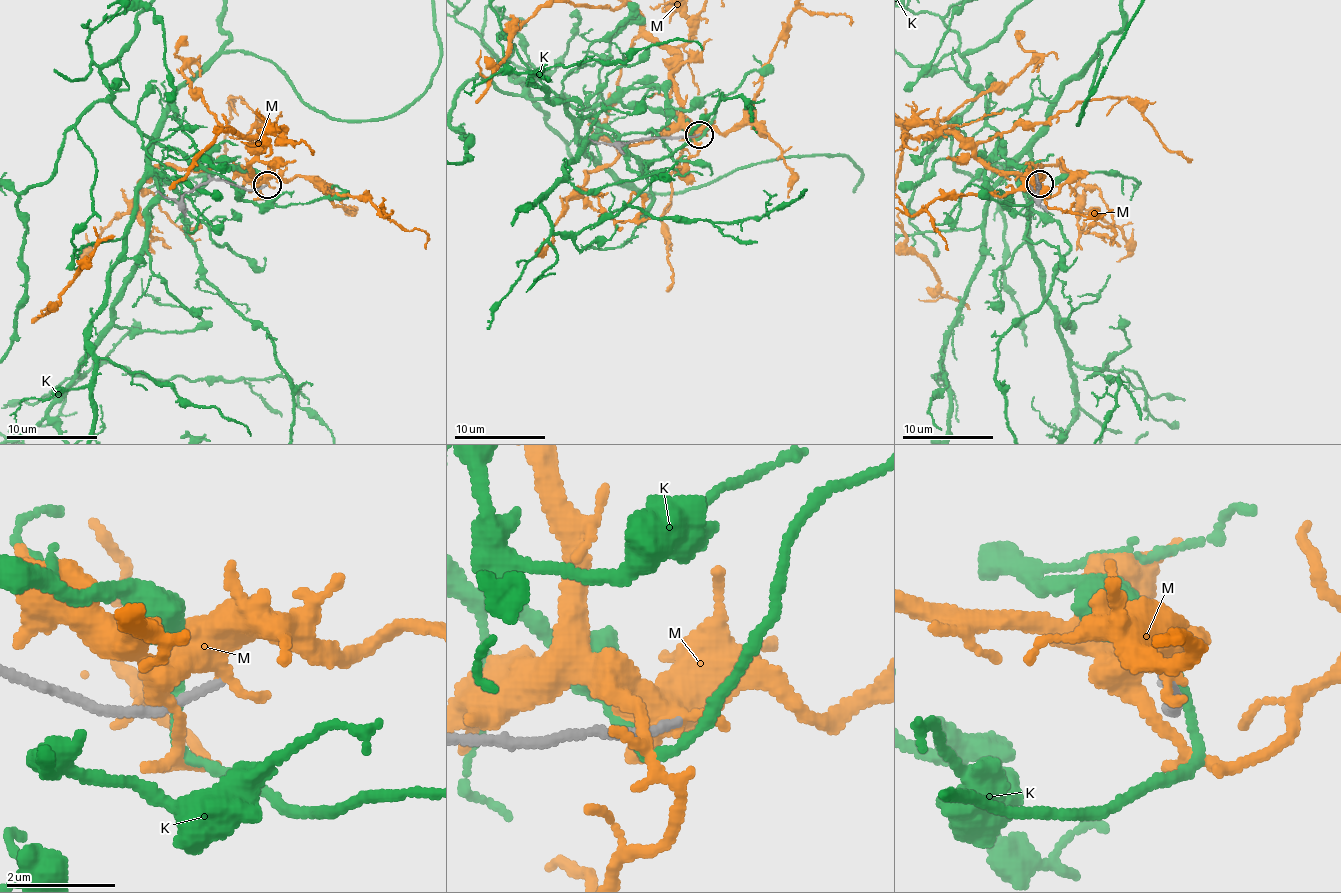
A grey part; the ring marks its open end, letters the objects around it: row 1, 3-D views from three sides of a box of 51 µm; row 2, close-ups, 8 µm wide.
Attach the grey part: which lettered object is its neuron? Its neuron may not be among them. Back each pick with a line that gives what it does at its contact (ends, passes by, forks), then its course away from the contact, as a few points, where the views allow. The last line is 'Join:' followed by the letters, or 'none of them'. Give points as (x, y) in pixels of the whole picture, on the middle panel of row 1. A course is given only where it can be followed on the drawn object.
Join: none of them

